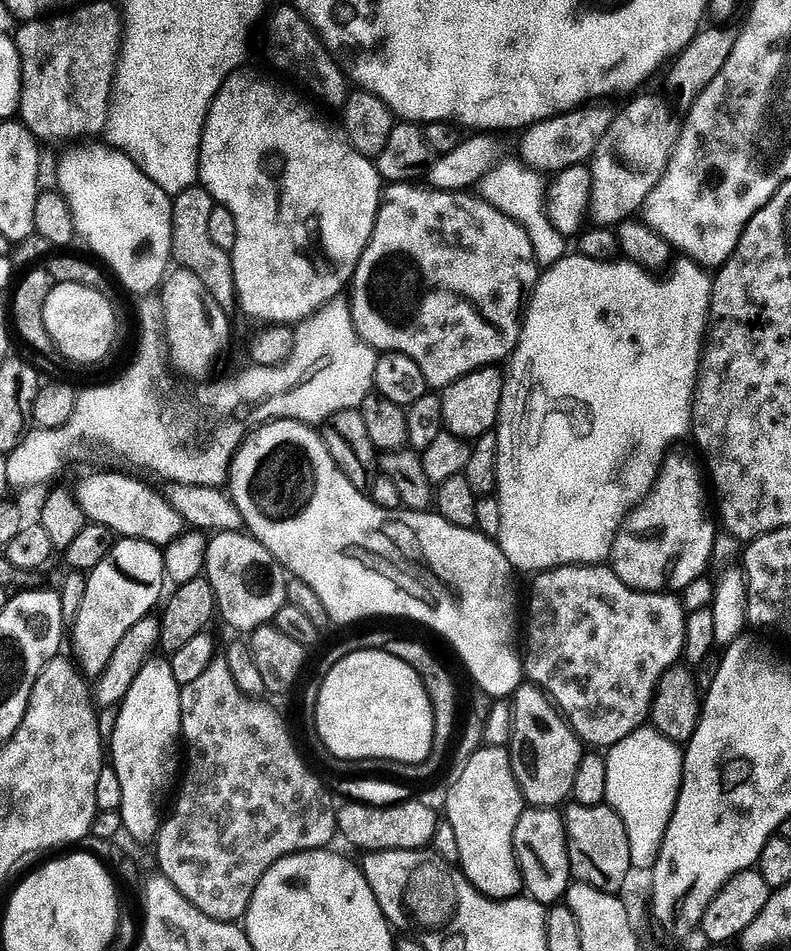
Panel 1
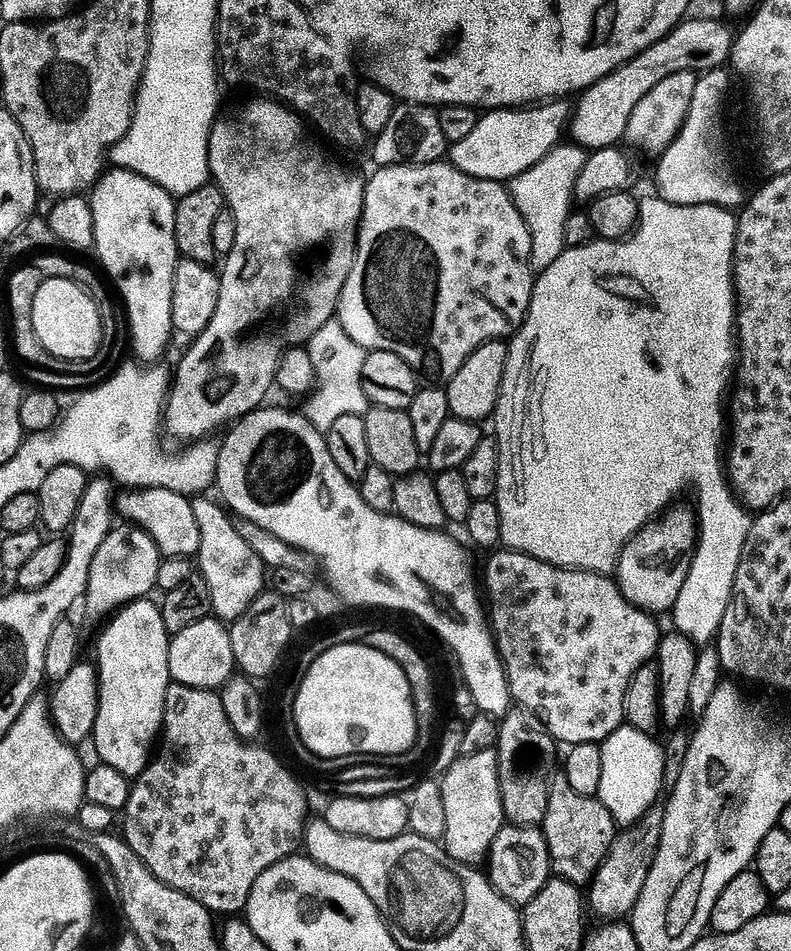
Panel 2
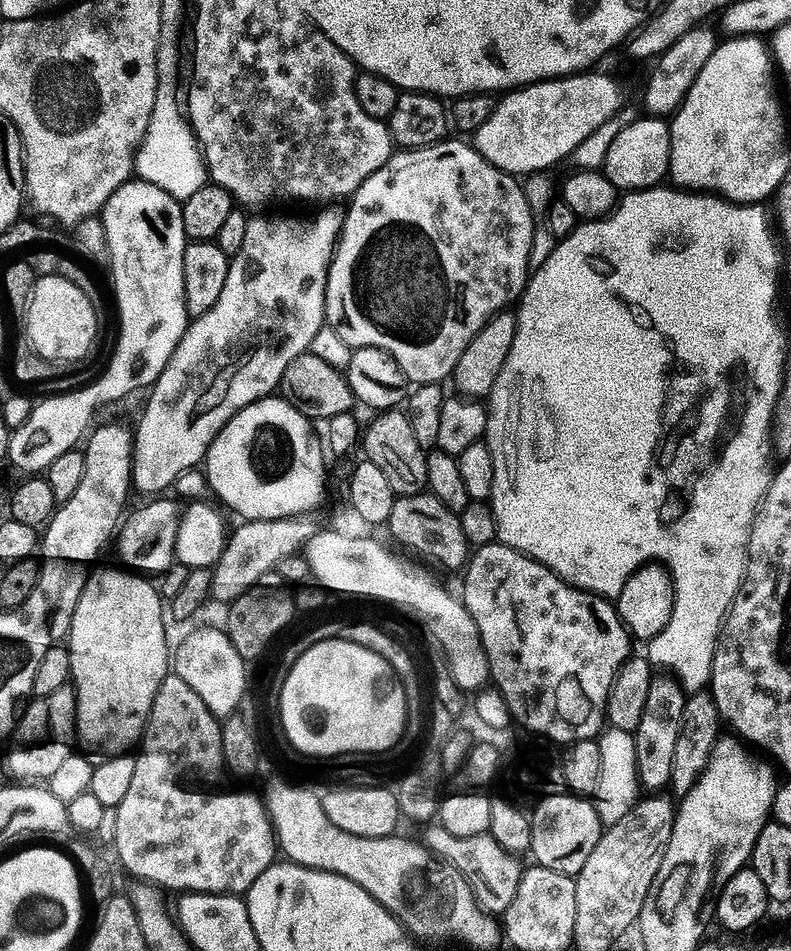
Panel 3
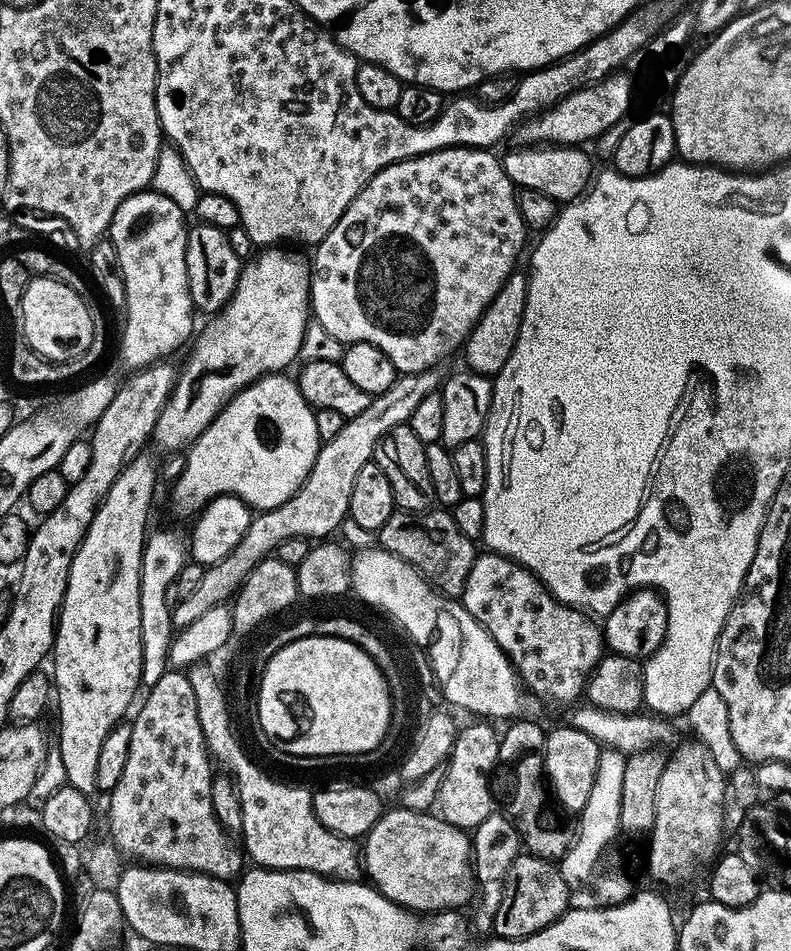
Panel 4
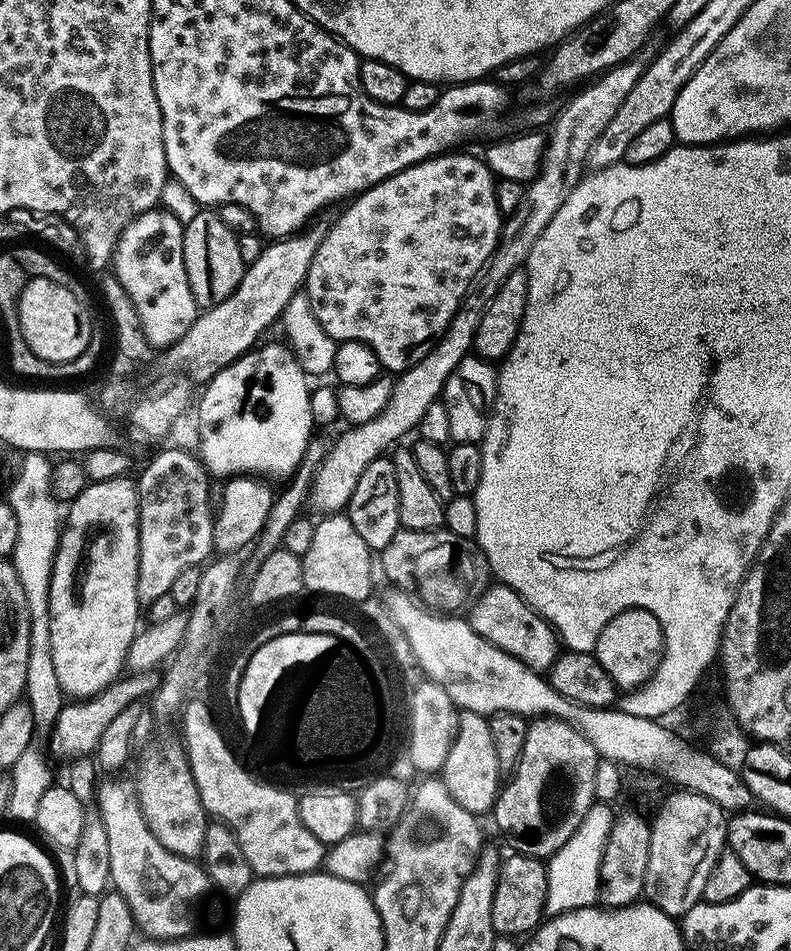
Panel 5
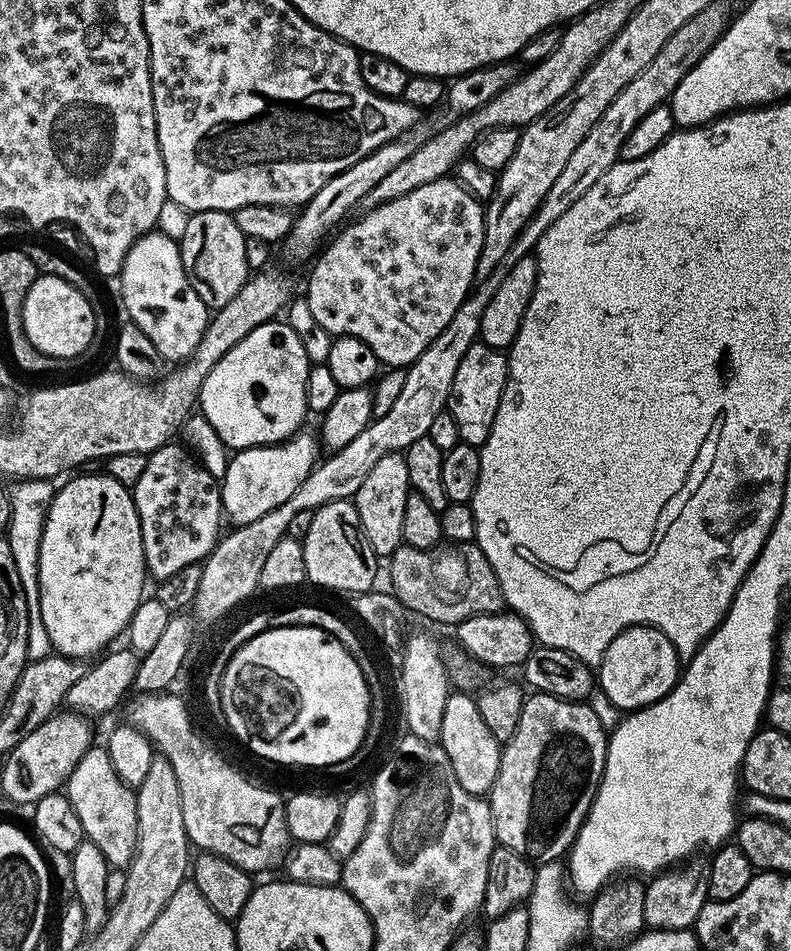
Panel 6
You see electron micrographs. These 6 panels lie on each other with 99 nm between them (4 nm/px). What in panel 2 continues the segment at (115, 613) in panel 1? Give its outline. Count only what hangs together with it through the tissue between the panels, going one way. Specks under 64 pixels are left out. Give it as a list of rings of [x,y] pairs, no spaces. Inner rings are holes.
[[[124,522],[113,527],[111,534],[102,542],[98,554],[94,554],[94,566],[90,566],[86,605],[92,616],[108,618],[125,604],[143,600],[157,591],[159,568],[162,561],[160,548],[146,530],[131,523]]]

